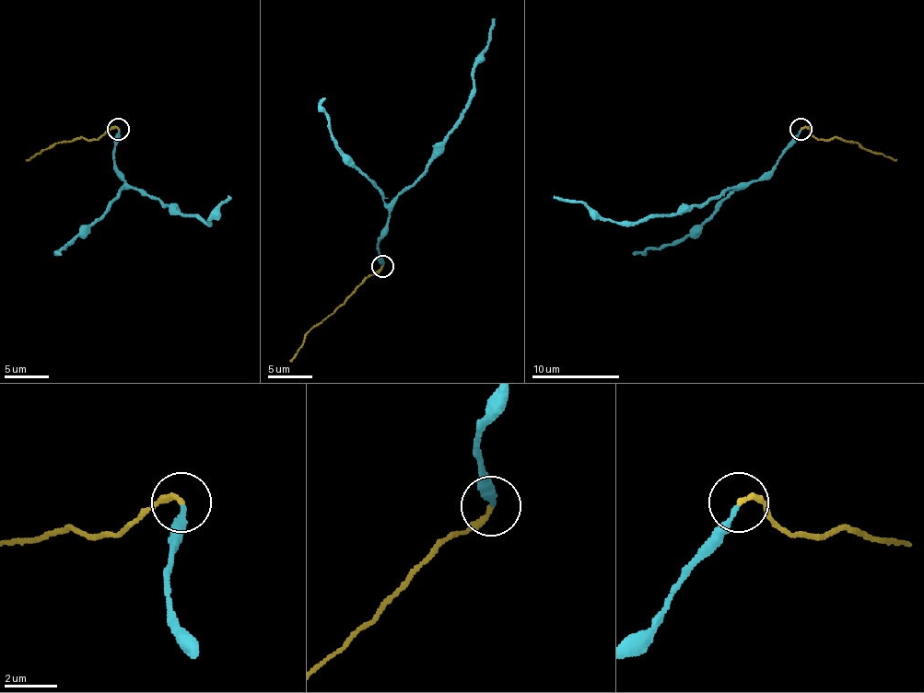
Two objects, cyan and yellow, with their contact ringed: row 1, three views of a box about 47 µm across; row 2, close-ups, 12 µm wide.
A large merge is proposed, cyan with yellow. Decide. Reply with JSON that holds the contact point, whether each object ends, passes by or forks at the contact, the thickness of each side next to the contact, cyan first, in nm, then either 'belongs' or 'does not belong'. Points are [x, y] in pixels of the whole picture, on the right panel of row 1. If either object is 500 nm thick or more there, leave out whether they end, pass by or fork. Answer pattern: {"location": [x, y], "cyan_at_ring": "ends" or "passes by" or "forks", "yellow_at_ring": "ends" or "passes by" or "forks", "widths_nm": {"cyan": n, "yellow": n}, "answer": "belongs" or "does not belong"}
{"location": [801, 129], "cyan_at_ring": "ends", "yellow_at_ring": "ends", "widths_nm": {"cyan": 240, "yellow": 200}, "answer": "does not belong"}

